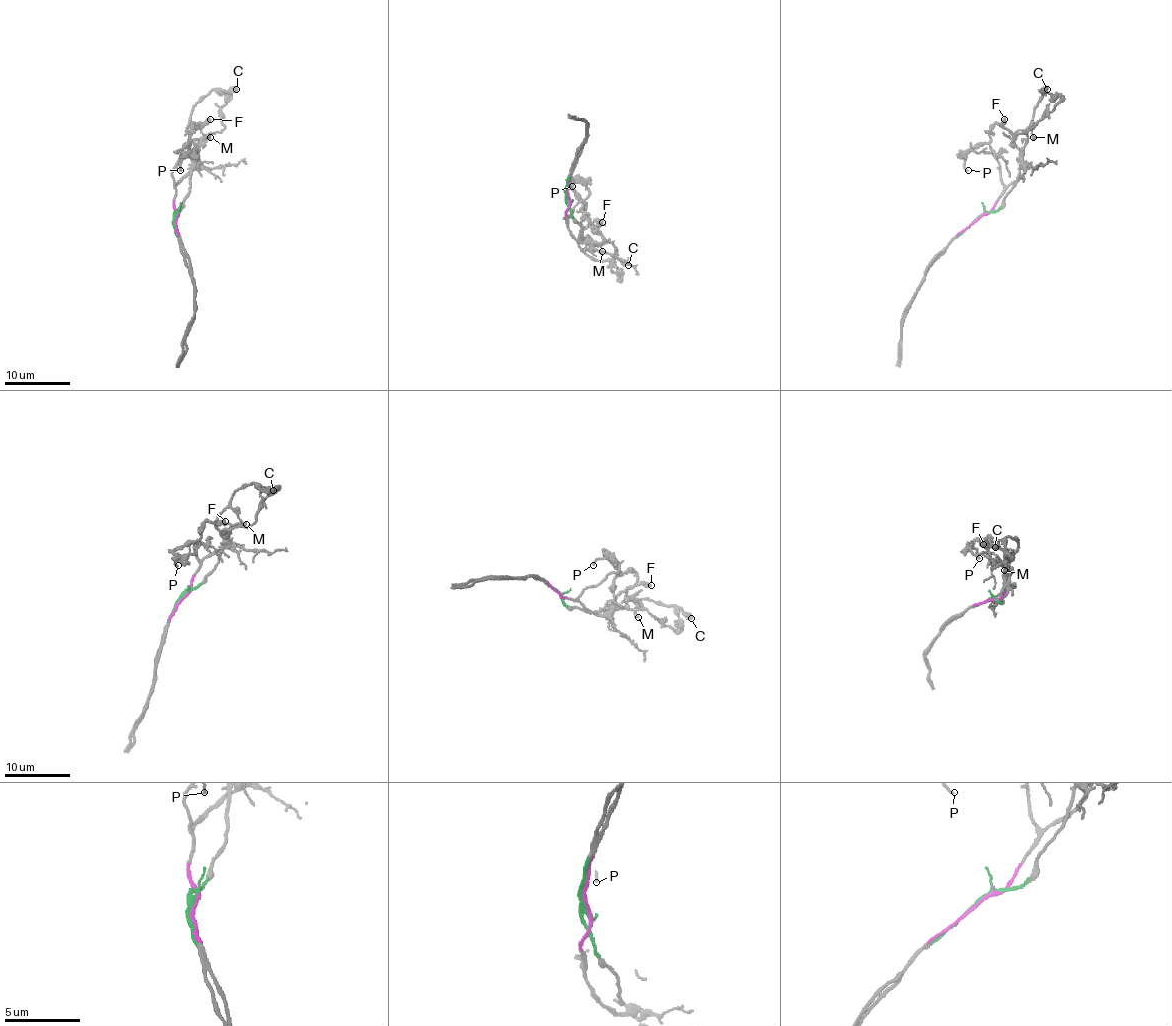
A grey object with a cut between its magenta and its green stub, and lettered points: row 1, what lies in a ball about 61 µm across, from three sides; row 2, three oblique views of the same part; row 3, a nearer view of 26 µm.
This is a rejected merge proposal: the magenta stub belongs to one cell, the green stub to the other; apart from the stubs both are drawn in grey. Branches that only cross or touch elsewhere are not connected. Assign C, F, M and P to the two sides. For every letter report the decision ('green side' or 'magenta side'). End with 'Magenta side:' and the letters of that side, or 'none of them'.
C: green side
F: green side
M: green side
P: magenta side
Magenta side: P

